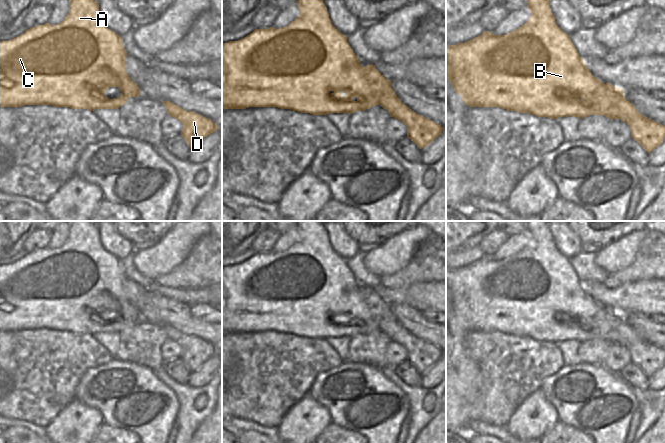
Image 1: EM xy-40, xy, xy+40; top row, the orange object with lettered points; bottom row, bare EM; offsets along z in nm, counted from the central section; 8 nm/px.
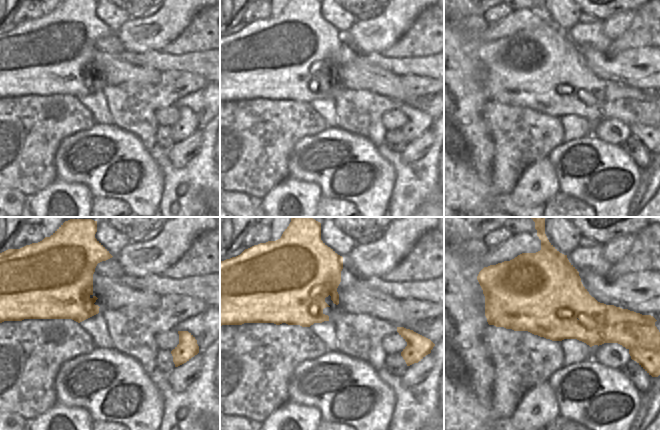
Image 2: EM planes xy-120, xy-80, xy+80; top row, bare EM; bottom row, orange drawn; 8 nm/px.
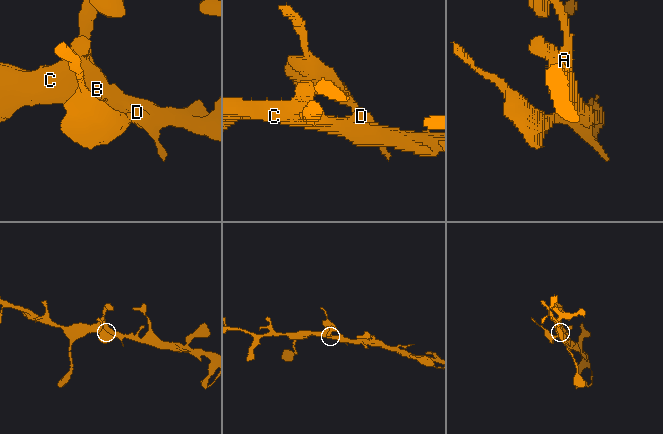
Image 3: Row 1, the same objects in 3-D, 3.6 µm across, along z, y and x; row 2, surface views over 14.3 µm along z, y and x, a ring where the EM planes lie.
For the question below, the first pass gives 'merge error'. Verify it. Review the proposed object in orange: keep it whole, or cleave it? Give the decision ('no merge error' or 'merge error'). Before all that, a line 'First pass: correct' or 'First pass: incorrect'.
First pass: correct
merge error

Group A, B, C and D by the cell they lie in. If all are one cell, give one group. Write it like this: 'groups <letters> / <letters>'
groups A B C / D

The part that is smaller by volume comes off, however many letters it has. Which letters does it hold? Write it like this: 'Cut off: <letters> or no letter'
Cut off: D

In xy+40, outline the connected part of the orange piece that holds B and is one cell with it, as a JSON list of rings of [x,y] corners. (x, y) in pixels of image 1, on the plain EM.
[[[525,221],[527,224],[527,231],[531,236],[529,244],[518,253],[506,259],[494,259],[489,255],[485,255],[478,261],[458,267],[456,269],[449,269],[446,272],[446,301],[451,306],[456,317],[462,320],[461,324],[469,331],[500,331],[508,335],[516,335],[518,337],[530,337],[538,341],[548,341],[550,343],[558,343],[560,341],[578,341],[582,343],[590,339],[604,339],[610,343],[620,343],[629,348],[629,345],[638,339],[632,327],[630,327],[623,320],[623,313],[618,311],[609,311],[594,301],[589,293],[585,290],[583,283],[579,280],[575,270],[571,266],[569,259],[564,257],[556,248],[555,242],[549,230],[549,223],[545,221]]]

